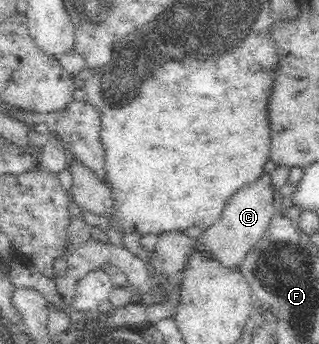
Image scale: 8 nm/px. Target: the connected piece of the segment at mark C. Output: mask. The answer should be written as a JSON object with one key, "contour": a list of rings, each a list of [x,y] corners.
{"contour":[[[271,174],[262,175],[255,183],[240,188],[229,199],[218,221],[202,230],[198,237],[199,247],[215,253],[215,257],[224,265],[239,265],[244,261],[244,255],[260,241],[260,238],[270,227],[272,218],[278,214],[274,204],[274,191],[276,185],[272,183]]]}

